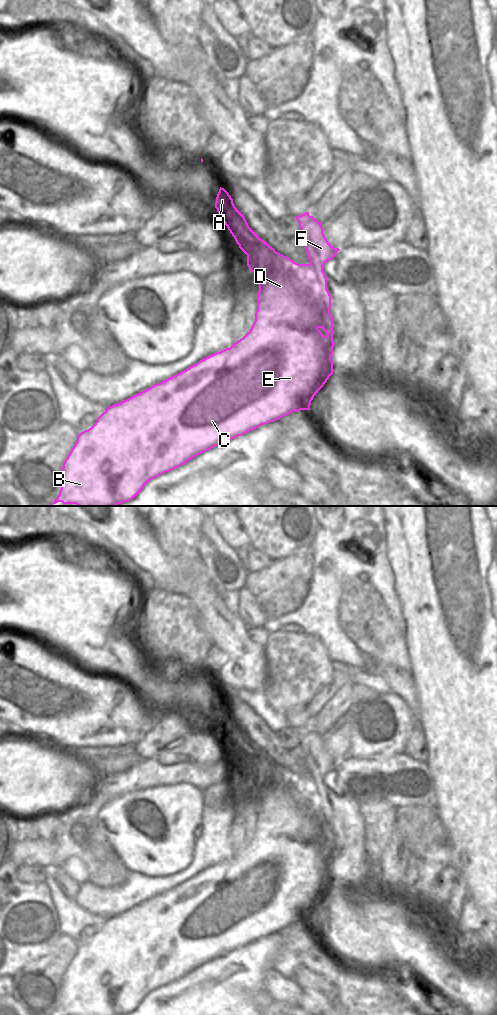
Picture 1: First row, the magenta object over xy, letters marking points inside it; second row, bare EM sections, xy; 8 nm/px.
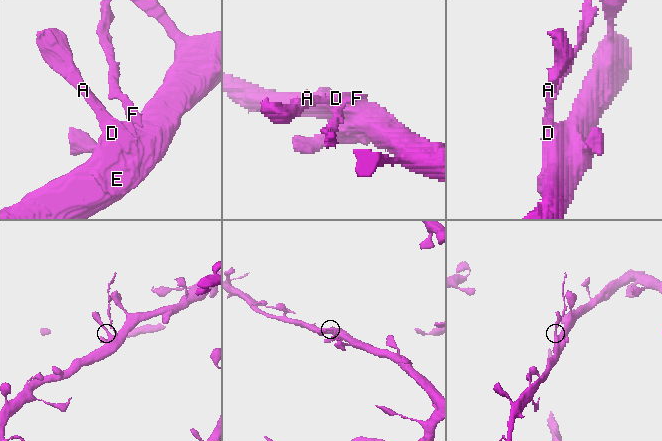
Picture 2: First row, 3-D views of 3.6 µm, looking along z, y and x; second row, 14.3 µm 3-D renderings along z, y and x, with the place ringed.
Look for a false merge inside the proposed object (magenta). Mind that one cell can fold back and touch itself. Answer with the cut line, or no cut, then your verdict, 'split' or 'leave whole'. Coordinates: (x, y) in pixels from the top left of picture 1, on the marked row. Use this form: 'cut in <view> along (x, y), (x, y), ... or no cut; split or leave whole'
cut in xy along (310, 262), (316, 269), (322, 266); split

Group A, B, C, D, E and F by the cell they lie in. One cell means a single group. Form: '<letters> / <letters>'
A B C D E / F

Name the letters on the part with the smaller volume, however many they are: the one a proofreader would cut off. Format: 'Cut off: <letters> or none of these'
Cut off: F

